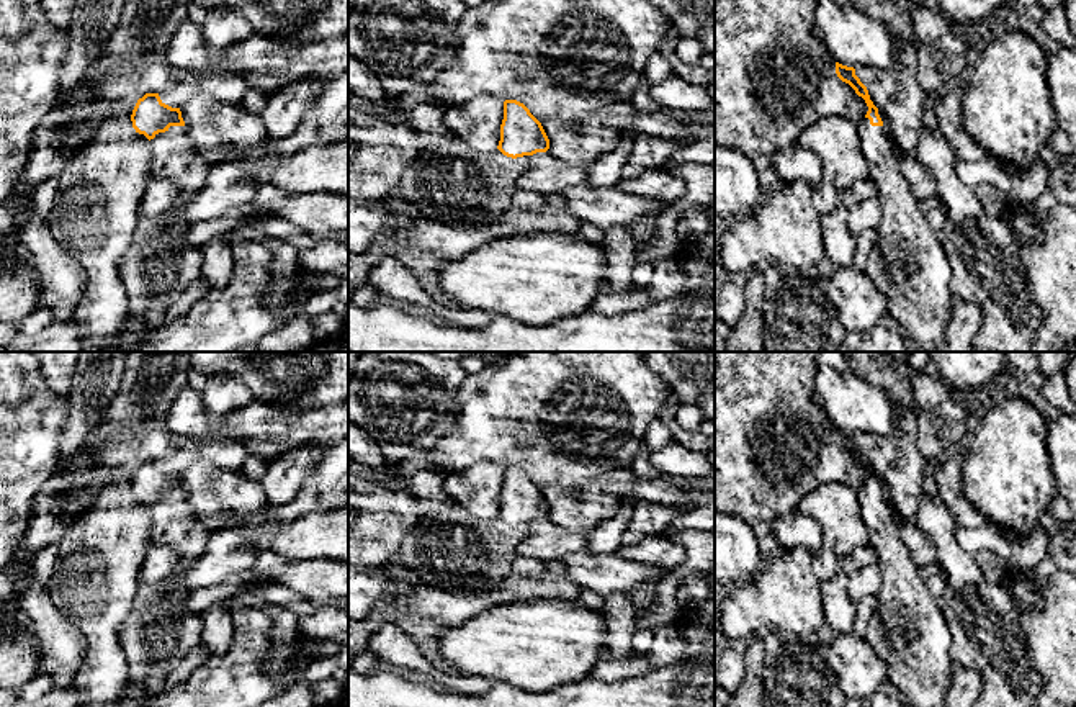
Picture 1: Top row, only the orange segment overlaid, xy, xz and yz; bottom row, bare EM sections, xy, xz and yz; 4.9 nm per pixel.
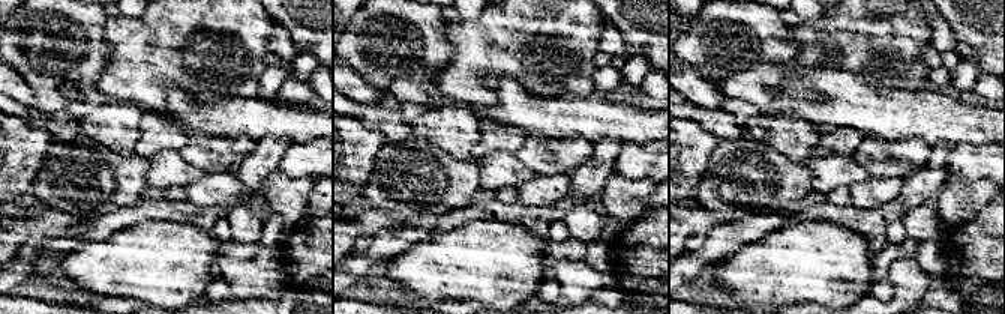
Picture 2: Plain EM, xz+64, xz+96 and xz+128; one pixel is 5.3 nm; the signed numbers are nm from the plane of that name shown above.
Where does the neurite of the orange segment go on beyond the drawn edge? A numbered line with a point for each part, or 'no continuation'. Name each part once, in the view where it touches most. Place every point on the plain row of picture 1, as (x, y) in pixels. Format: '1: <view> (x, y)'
1: xy (161, 629)

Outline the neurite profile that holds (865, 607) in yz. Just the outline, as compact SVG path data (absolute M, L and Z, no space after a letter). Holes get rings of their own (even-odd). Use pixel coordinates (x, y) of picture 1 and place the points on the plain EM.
M876 596L863 597L855 606L855 619L849 633L859 638L865 638L868 622L876 610Z

